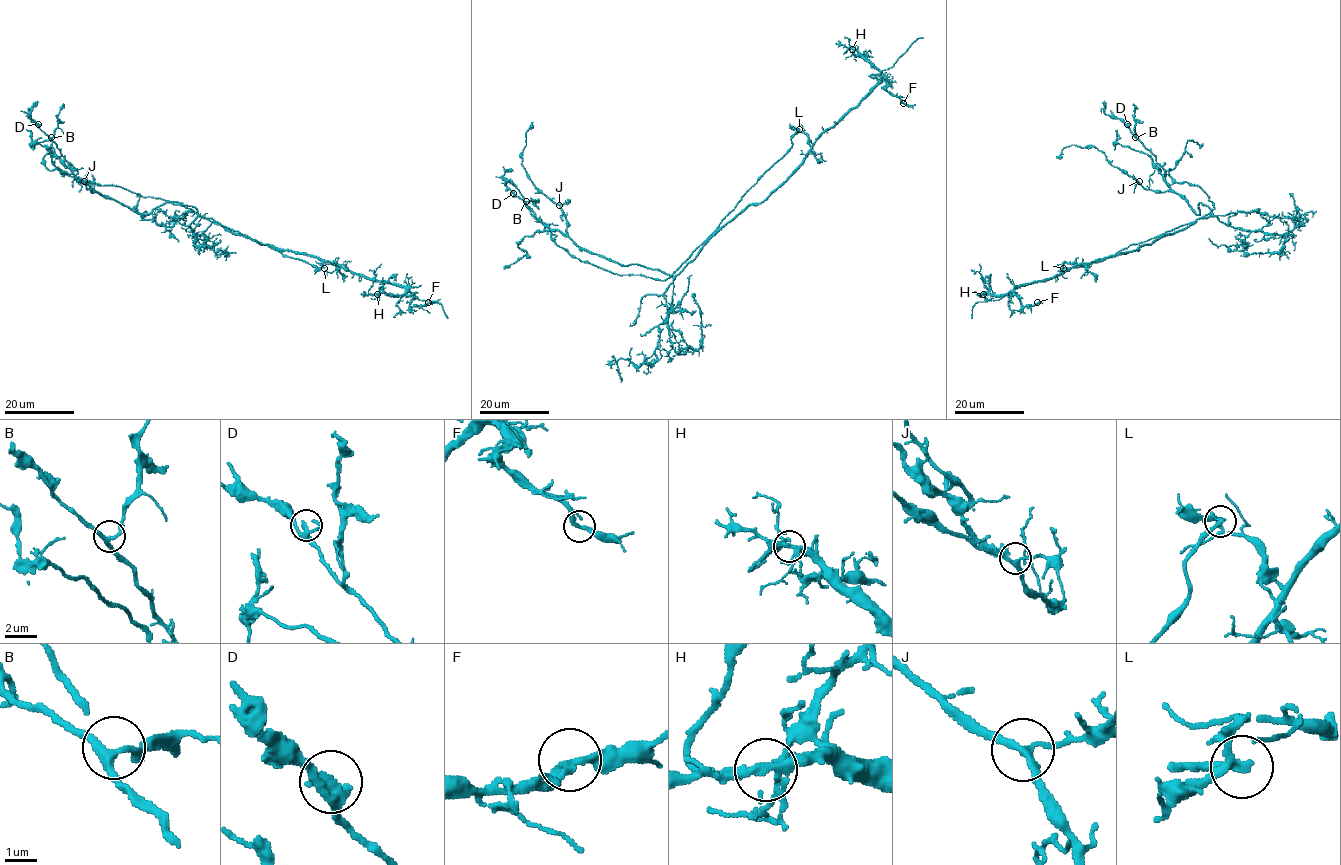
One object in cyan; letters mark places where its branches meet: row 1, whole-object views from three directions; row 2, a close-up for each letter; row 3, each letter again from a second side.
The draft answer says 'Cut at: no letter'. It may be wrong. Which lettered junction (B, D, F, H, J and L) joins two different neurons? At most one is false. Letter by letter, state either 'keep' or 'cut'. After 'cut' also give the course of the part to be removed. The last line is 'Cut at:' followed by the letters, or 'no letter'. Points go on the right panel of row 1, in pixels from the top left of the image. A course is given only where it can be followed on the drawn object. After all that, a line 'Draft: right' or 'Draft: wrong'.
B: keep
D: keep
F: keep
H: keep
J: keep
L: cut; foreign part runs (1063, 268), (1113, 257), (1214, 208), (1198, 185), (1177, 182), (1131, 130), (1106, 114), (1104, 101)
Cut at: L
Draft: wrong

